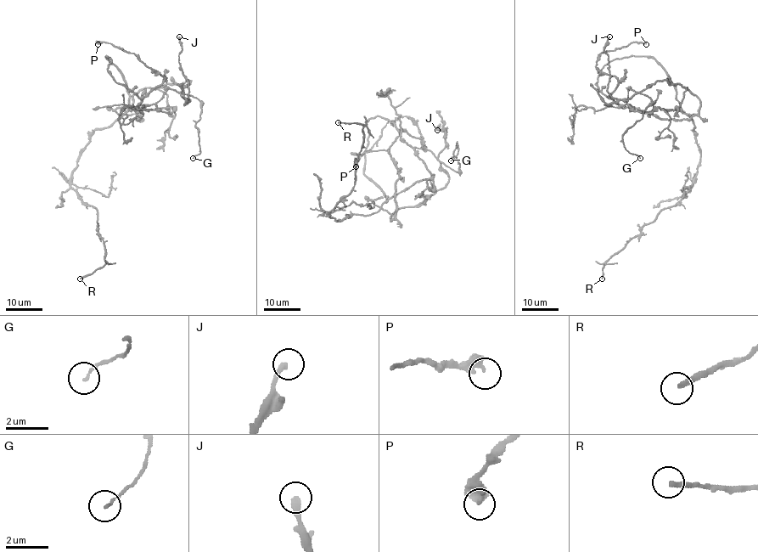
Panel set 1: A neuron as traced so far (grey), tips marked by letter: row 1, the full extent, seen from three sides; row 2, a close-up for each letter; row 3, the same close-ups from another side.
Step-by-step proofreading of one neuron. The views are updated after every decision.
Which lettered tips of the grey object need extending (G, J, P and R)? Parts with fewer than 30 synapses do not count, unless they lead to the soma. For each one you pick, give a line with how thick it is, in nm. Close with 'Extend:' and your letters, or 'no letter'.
R: calibre 220 nm
Extend: R

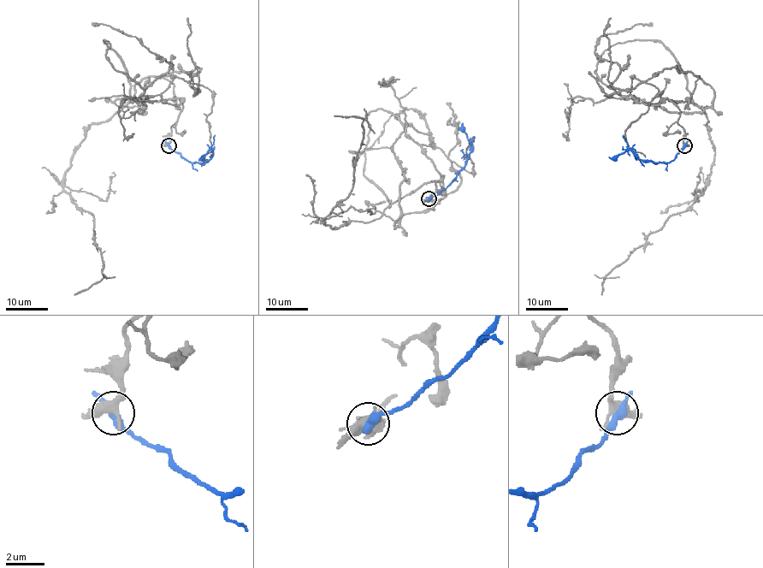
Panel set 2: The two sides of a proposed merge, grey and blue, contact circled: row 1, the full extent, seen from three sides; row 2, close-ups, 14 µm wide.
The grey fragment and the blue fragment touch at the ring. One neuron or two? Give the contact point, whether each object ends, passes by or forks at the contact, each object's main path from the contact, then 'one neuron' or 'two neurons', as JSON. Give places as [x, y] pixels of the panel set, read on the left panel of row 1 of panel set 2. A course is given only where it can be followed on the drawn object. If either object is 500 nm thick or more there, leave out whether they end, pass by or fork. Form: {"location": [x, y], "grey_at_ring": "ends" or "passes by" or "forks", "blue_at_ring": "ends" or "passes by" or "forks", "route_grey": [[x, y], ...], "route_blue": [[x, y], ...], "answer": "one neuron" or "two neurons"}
{"location": [168, 145], "grey_at_ring": "forks", "blue_at_ring": "passes by", "route_grey": [[168, 144], [182, 109], [178, 99], [129, 101], [86, 132], [63, 190], [92, 215], [103, 277], [73, 295]], "route_blue": [[168, 144], [191, 162], [209, 159], [212, 151], [209, 150], [202, 156]], "answer": "two neurons"}

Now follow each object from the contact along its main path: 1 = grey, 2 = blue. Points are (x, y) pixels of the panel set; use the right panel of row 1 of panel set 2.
1: (684, 144), (678, 109), (668, 99), (691, 101), (705, 111), (715, 151), (706, 190), (605, 277), (601, 295)
2: (684, 144), (668, 162), (639, 159), (626, 150), (609, 156)

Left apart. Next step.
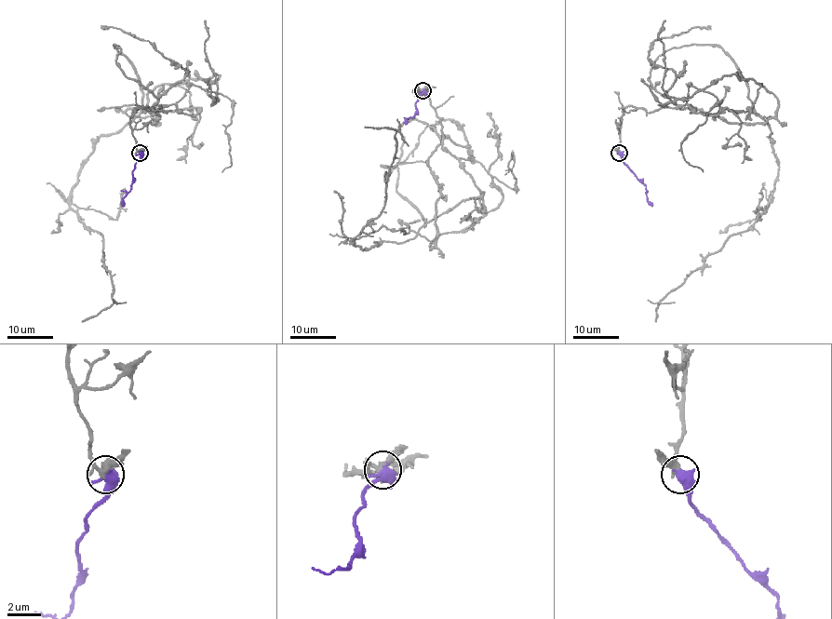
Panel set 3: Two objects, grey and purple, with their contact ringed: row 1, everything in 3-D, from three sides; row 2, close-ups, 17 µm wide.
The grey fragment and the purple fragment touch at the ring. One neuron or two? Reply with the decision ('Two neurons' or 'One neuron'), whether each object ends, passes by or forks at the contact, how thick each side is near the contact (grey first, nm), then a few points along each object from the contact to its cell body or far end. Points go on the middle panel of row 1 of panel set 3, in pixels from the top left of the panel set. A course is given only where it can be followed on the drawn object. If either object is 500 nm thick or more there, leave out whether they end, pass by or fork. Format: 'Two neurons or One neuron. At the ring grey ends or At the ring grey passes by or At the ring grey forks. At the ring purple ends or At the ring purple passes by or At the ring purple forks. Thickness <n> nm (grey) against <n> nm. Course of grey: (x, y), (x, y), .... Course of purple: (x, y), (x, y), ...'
One neuron. Thickness 280 nm (grey) against 500 nm. Course of grey: (423, 90), (481, 197), (367, 250), (353, 240), (384, 205), (395, 130), (364, 127). Course of purple: (423, 90), (415, 102), (414, 117), (408, 117), (405, 123)

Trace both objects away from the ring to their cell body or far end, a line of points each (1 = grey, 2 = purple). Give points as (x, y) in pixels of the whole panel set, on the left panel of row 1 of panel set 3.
1: (140, 153), (138, 109), (198, 109), (141, 111), (95, 144), (70, 208), (101, 235), (113, 302), (81, 322)
2: (140, 153), (132, 172), (131, 191), (125, 197), (122, 207)

